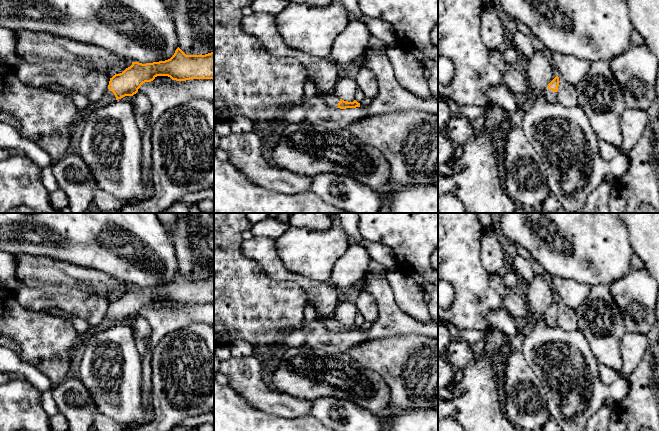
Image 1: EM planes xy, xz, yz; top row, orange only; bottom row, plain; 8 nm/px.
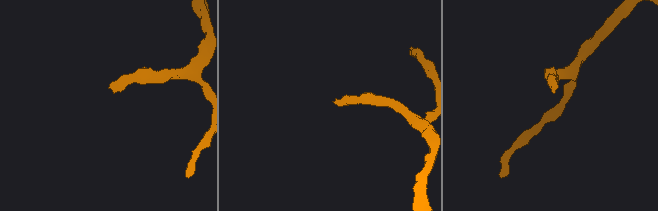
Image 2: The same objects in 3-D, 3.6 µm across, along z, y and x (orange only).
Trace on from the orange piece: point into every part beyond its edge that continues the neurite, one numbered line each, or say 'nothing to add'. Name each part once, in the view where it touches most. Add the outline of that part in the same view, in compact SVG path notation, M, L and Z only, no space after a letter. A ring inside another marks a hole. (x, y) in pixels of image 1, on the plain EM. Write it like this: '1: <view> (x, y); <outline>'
1: xy (109, 321); M108 313L105 320L103 320L99 325L92 327L97 333L99 333L107 330L114 325L116 325L115 319L111 314Z

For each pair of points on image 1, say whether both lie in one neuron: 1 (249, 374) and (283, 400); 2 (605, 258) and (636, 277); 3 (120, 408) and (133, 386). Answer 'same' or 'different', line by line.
1: same
2: different
3: same

